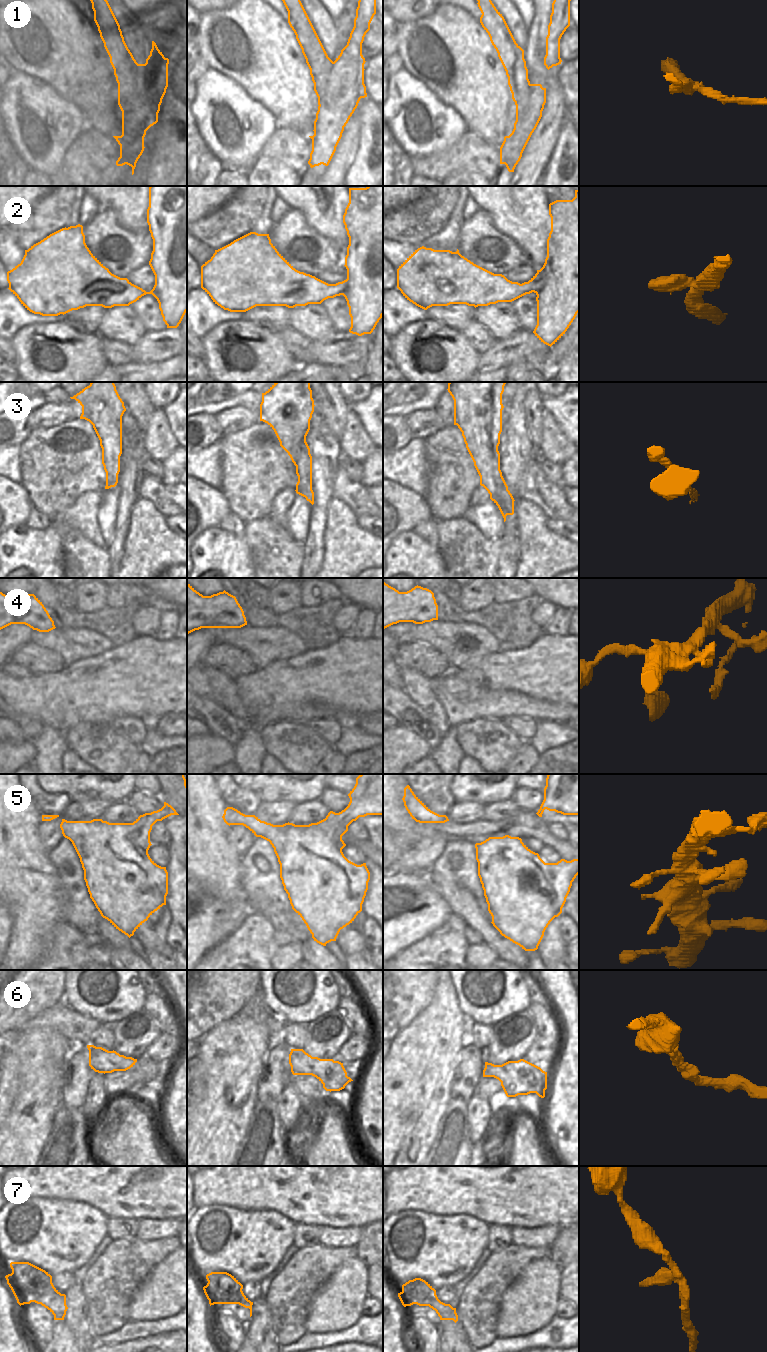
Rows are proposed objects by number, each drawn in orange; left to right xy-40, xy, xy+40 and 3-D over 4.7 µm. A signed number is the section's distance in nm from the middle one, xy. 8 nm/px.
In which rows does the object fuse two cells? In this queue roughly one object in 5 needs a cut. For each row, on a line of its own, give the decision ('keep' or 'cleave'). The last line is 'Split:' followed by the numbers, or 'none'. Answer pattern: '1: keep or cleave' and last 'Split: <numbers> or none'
1: cleave
2: keep
3: cleave
4: keep
5: keep
6: keep
7: keep
Split: 1, 3

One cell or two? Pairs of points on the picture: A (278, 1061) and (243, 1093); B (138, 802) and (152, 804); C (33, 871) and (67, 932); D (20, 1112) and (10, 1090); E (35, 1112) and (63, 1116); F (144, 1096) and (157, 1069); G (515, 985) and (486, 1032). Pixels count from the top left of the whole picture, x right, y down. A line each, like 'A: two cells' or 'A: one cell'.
A: two cells
B: one cell
C: two cells
D: two cells
E: two cells
F: two cells
G: two cells

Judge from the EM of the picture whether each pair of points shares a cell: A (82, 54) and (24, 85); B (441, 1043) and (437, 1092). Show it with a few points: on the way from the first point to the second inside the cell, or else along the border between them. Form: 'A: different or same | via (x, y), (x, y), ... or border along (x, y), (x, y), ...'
A: different | border along (21, 68), (44, 79), (59, 90)
B: same | via (437, 1055), (437, 1080)

